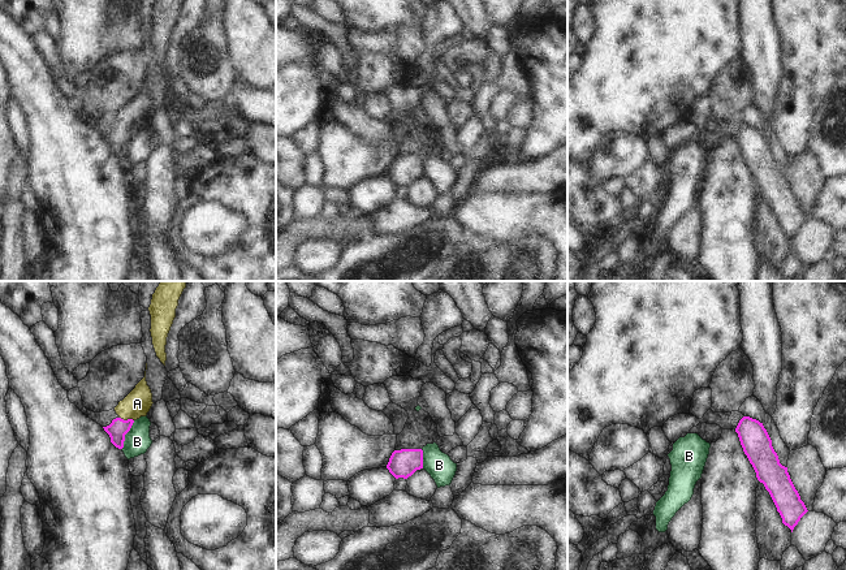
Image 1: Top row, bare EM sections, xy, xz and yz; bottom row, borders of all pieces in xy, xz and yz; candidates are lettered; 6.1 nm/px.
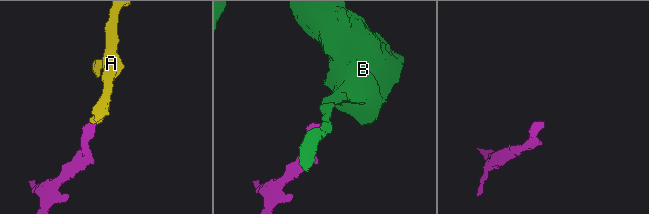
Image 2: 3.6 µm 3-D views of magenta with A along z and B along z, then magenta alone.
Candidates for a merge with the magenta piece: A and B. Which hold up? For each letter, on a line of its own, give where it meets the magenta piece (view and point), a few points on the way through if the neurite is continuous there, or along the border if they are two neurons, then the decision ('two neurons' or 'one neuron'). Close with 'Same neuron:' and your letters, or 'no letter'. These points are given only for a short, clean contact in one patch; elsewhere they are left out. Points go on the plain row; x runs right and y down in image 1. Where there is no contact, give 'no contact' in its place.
A: xy (128, 128) | across xy (119, 135), (128, 128), (128, 121), (137, 112) | one neuron
B: xy (125, 142) | along xy (134, 129), (125, 143), (121, 156) | two neurons
Same neuron: A

